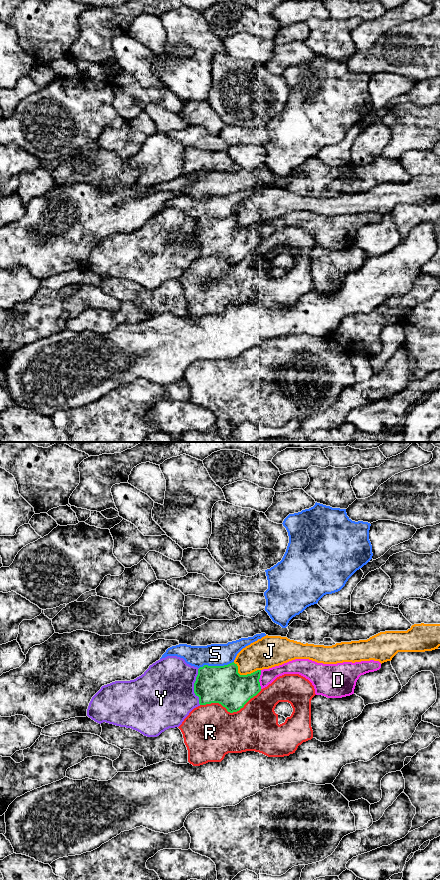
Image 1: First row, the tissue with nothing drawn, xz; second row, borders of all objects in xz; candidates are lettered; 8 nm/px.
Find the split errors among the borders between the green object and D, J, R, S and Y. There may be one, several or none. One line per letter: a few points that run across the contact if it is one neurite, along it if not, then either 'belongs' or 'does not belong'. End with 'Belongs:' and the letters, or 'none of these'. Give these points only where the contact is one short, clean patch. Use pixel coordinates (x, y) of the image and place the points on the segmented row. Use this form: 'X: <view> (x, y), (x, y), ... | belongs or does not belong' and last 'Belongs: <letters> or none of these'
D: does not belong
J: does not belong
R: does not belong
S: does not belong
Y: does not belong
Belongs: none of these

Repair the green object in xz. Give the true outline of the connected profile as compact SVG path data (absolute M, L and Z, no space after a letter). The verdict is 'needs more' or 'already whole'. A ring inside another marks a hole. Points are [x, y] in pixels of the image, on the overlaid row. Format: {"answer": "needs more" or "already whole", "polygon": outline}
{"answer": "already whole", "polygon": "M234 662L224 666L204 665L198 669L198 675L194 683L194 693L199 697L200 705L219 703L228 712L237 712L261 691L260 675L261 670L247 675L240 675L238 673L238 666Z"}

